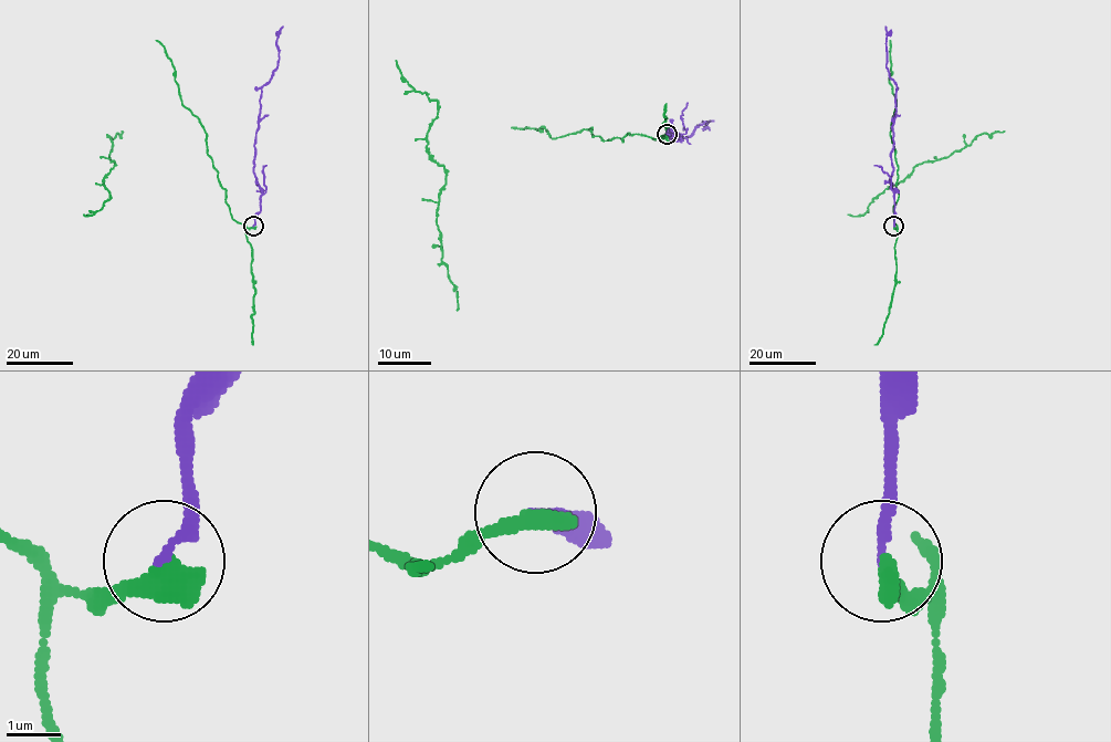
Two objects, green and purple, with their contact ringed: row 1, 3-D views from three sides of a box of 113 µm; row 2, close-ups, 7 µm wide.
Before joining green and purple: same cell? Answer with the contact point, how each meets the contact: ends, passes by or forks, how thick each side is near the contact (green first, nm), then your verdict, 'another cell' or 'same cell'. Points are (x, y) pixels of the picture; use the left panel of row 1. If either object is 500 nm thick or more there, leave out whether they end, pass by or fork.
at (253, 226); 500 nm thick on the green side, 180 nm on the other; another cell

